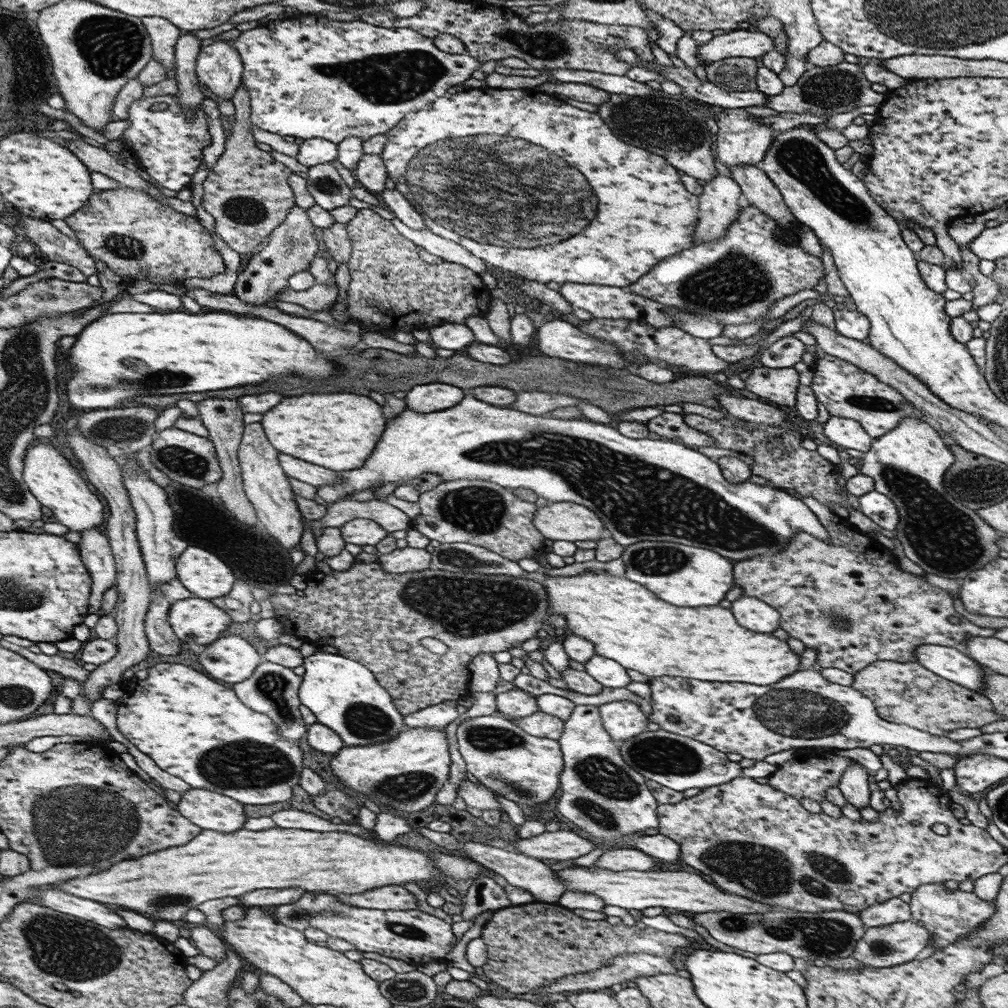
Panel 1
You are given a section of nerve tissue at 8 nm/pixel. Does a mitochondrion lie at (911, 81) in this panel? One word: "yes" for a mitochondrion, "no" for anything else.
no

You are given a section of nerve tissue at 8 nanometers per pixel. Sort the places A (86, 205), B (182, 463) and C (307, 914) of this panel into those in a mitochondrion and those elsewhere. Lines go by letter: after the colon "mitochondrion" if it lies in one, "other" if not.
A: other
B: mitochondrion
C: mitochondrion

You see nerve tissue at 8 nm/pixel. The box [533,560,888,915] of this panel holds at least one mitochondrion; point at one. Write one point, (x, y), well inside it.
(761, 871)

